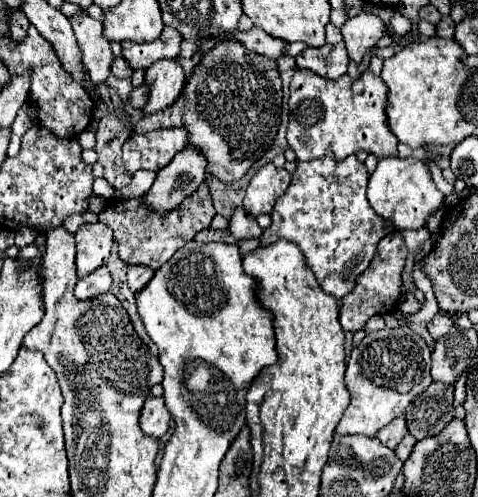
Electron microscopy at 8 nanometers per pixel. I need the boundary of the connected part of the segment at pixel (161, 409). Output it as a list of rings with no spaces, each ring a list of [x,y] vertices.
[[[149,396],[143,410],[141,410],[141,418],[139,418],[141,430],[147,436],[161,438],[169,430],[169,422],[171,422],[171,414],[169,414],[169,410],[165,406],[163,396],[159,396],[159,398]]]

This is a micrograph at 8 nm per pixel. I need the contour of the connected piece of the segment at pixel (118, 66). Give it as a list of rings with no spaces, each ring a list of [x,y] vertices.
[[[117,58],[117,60],[113,60],[111,74],[113,74],[113,76],[117,76],[117,78],[131,78],[133,70],[131,70],[131,66],[129,66],[123,58]]]

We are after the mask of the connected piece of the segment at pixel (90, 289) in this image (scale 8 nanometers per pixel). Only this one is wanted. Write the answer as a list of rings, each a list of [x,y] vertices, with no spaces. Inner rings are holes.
[[[101,266],[101,268],[93,270],[91,274],[87,274],[85,278],[79,278],[79,280],[77,280],[75,296],[77,296],[79,300],[89,300],[89,298],[95,298],[95,296],[99,296],[99,294],[109,292],[109,288],[111,288],[109,268],[107,268],[107,266]]]

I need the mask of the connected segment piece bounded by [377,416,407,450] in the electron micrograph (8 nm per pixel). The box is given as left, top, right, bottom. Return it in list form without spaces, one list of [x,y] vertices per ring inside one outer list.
[[[401,416],[401,418],[395,418],[393,422],[389,422],[389,426],[385,426],[381,432],[377,432],[377,438],[387,448],[395,450],[405,434],[407,434],[407,426],[405,426],[405,418]]]

